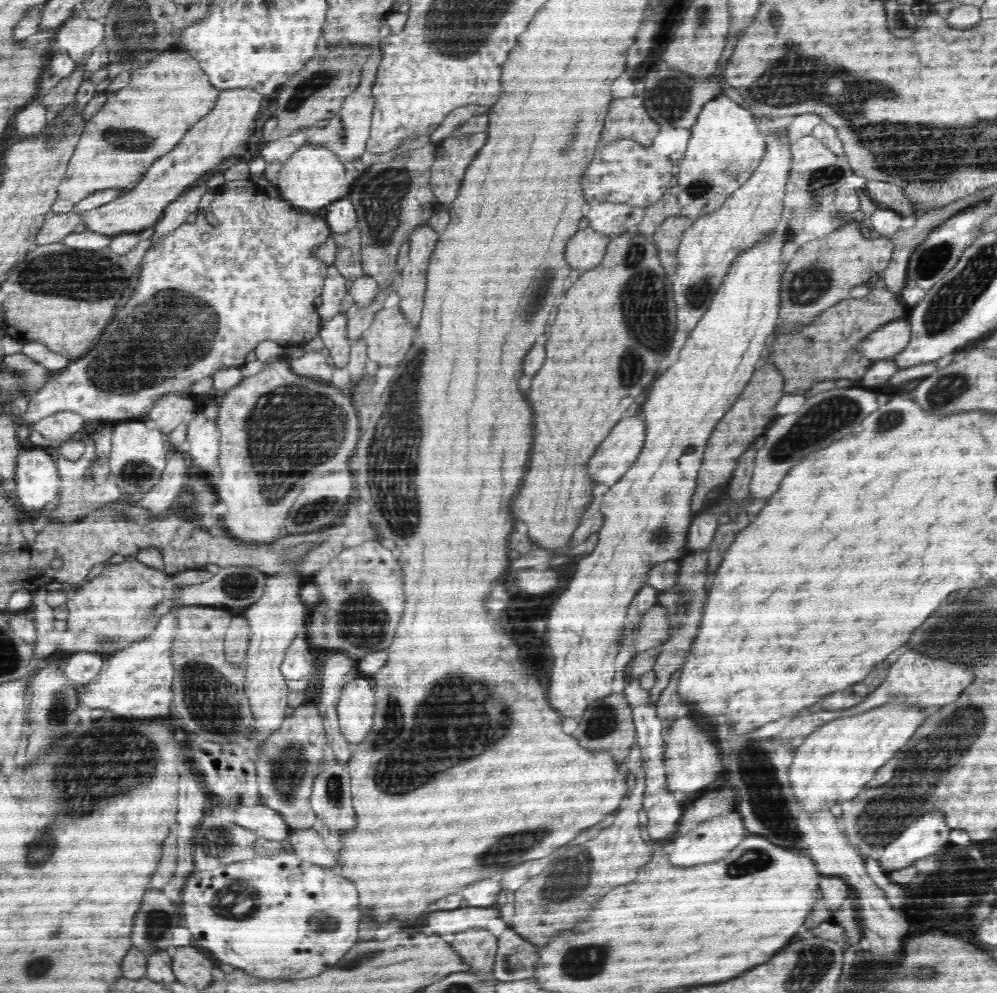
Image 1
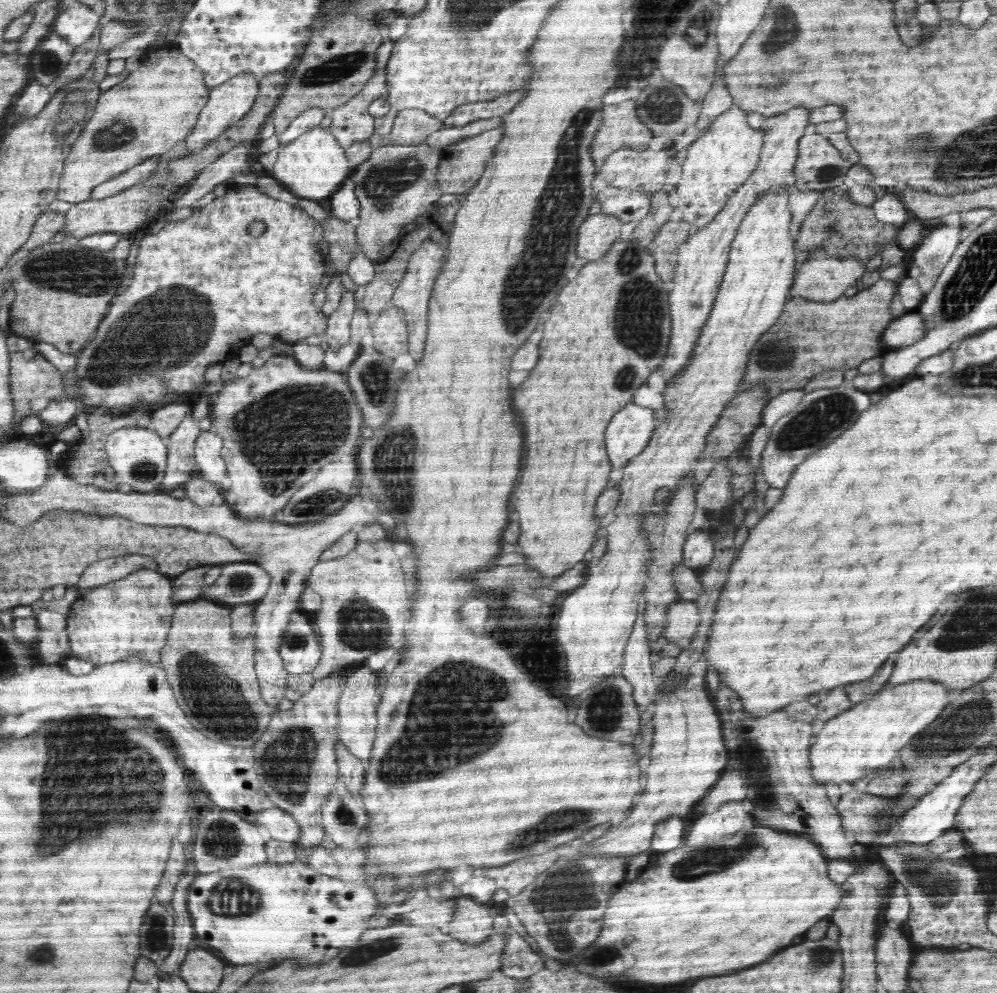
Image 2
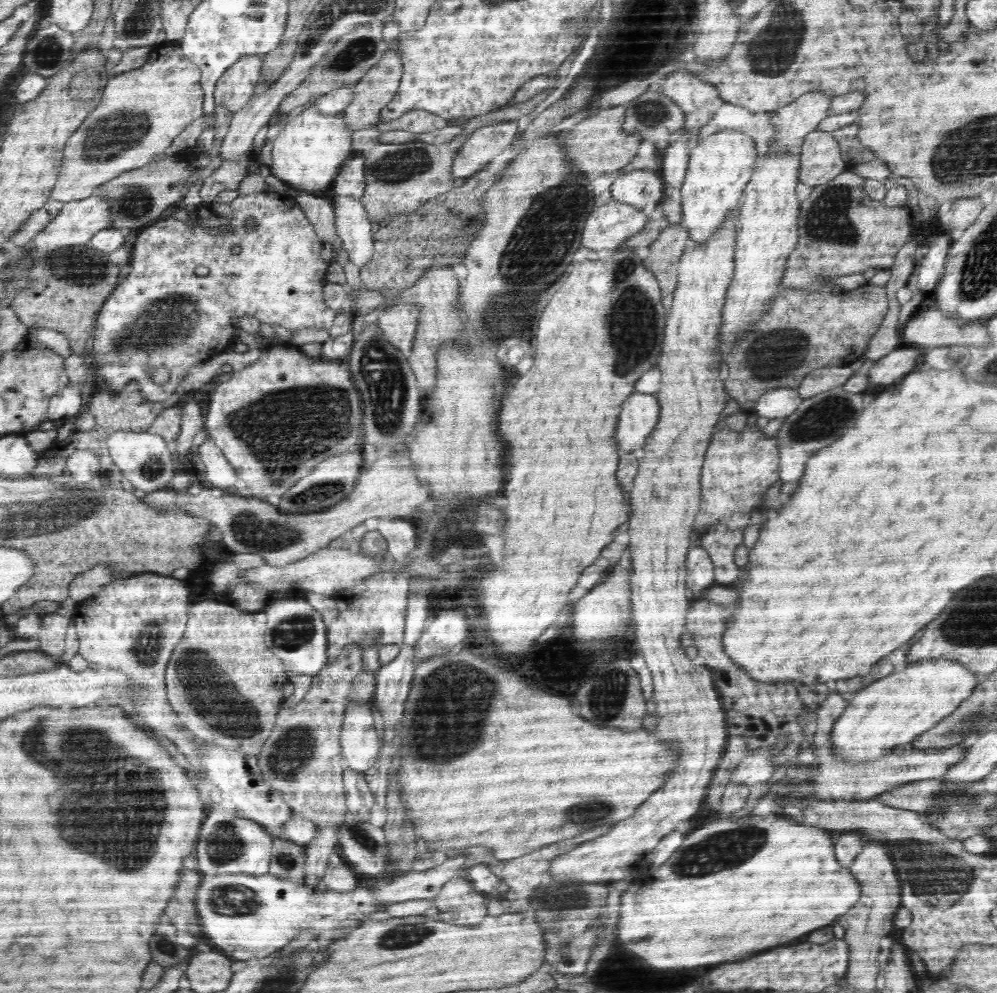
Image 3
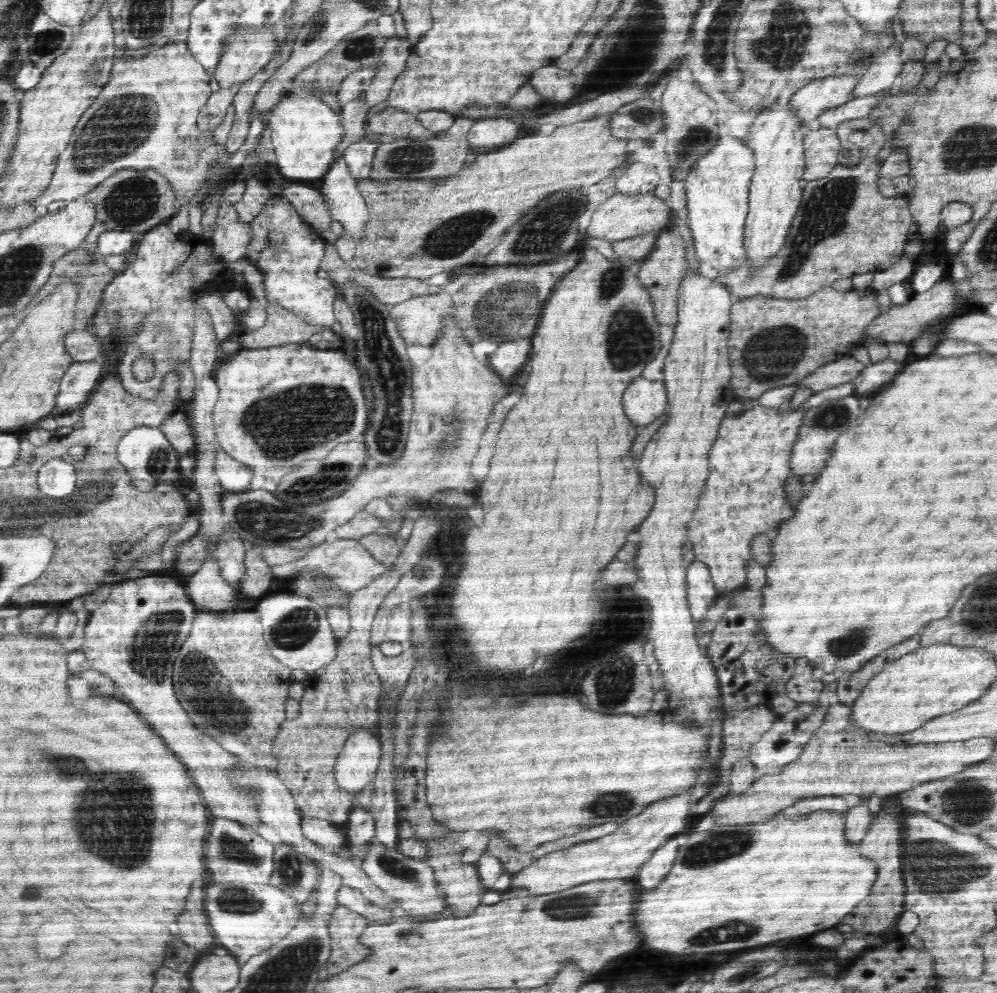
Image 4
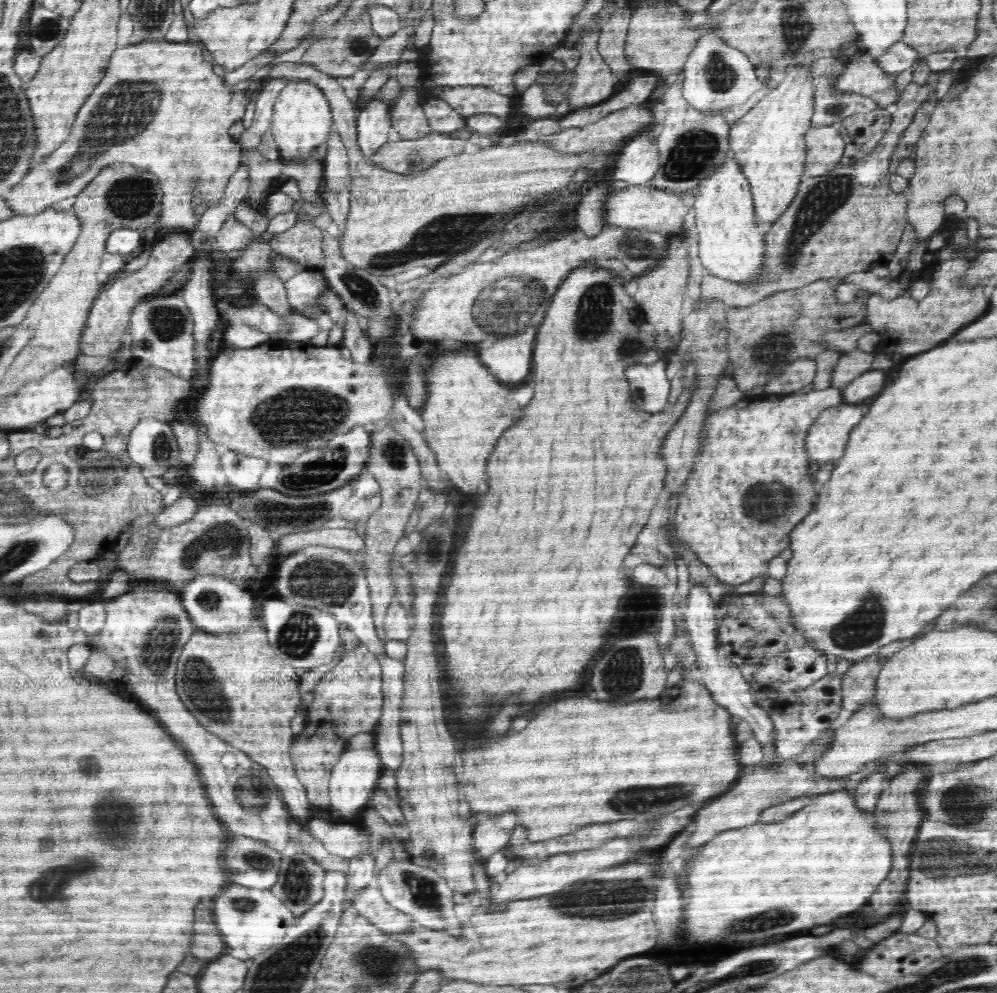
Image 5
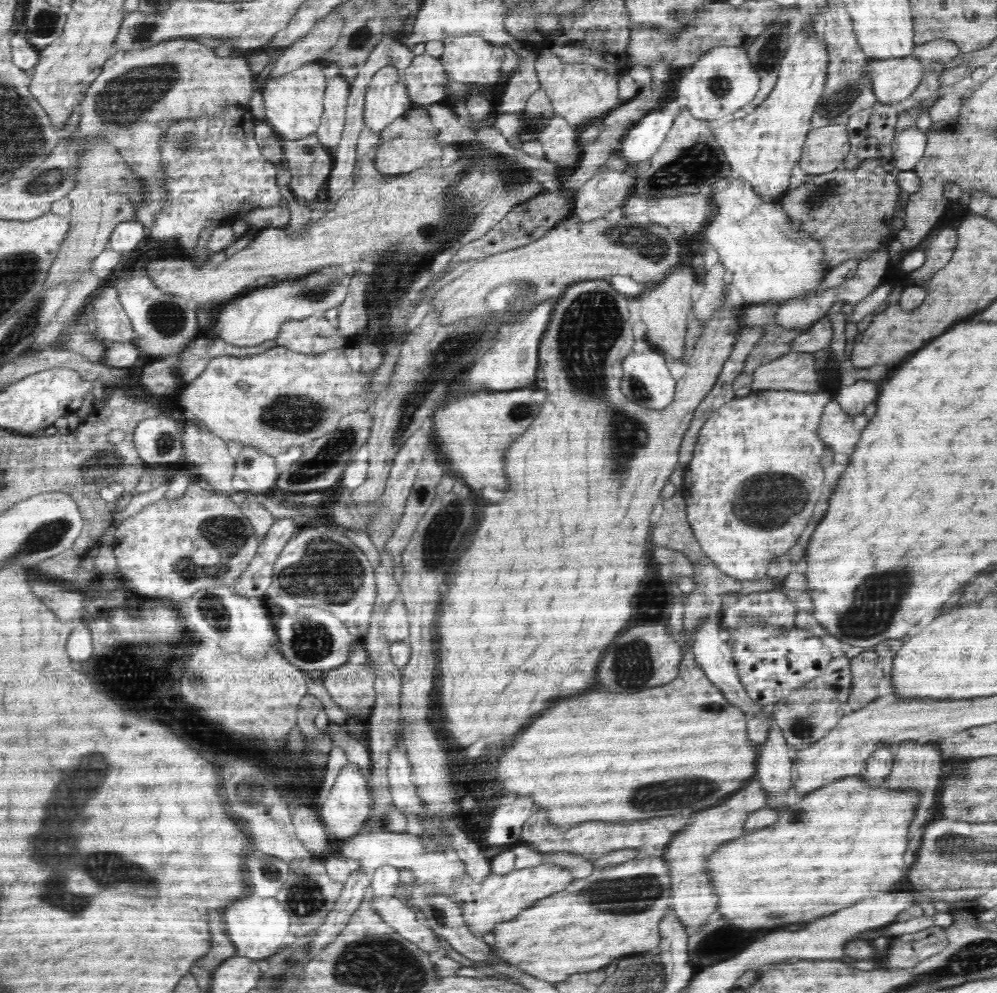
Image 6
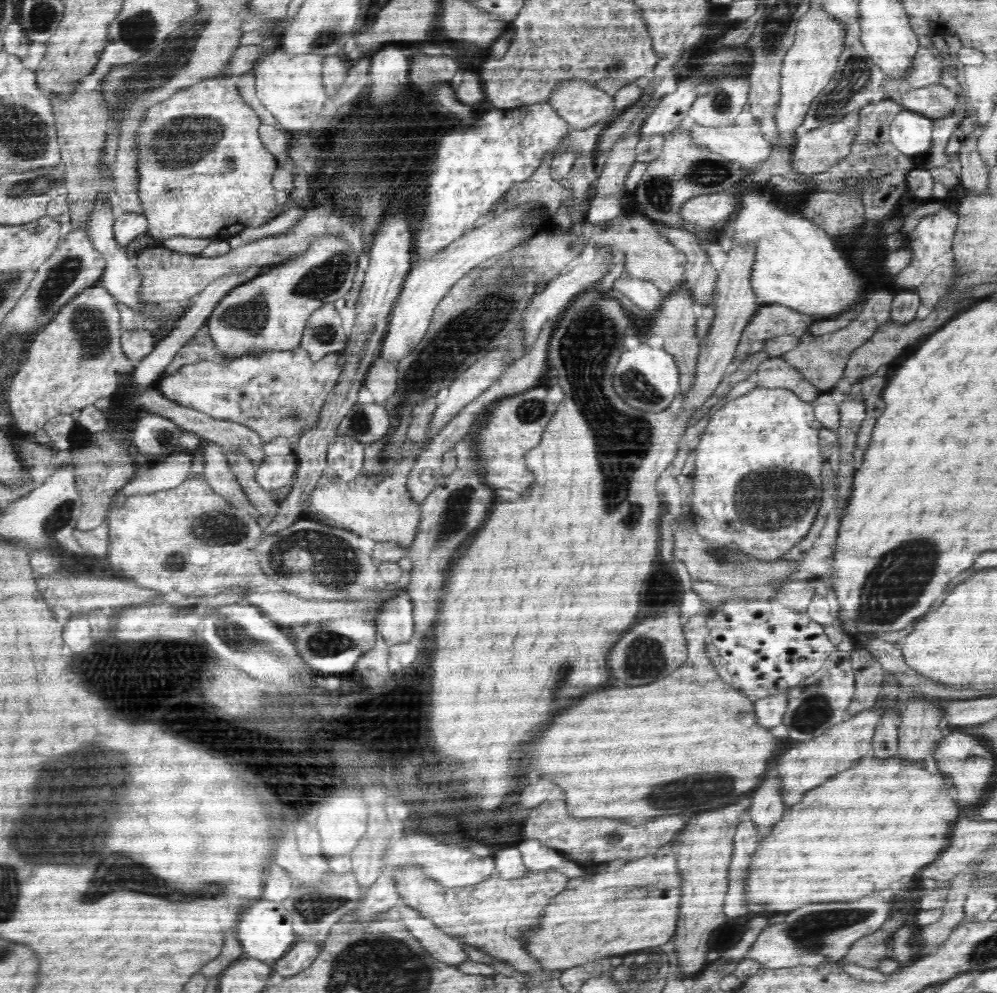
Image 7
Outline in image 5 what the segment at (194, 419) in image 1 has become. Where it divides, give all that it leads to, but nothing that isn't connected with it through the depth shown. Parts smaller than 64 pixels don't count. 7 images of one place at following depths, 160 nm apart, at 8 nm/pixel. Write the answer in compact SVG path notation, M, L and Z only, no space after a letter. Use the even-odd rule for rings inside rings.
M232 450L222 454L220 461L224 480L223 486L232 484L232 486L242 488L242 490L254 490L258 486L260 474L266 466L266 462L262 462L260 458Z

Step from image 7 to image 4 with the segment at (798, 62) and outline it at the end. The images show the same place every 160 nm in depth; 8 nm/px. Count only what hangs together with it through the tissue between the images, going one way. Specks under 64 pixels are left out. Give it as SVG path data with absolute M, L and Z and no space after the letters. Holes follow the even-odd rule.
M782 106L774 110L768 108L758 116L758 120L752 124L750 138L746 140L746 144L754 150L756 170L750 186L750 208L744 230L744 248L748 264L758 270L784 248L794 214L802 202L802 190L798 188L798 182L802 180L805 171L804 144L798 120L788 108Z

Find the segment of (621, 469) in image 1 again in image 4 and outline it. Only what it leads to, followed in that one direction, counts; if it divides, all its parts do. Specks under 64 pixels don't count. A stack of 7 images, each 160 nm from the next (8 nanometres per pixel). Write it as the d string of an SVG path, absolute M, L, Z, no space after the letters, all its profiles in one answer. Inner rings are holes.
M657 377L638 378L624 394L622 404L628 420L640 430L646 428L668 408L665 384Z

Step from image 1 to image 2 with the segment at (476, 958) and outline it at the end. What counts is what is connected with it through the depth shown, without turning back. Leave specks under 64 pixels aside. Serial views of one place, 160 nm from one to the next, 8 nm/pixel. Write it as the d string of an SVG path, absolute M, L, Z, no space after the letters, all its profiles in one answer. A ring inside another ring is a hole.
M466 900L466 910L458 910L454 920L446 926L448 934L452 934L452 938L466 942L466 944L484 944L486 938L490 936L490 928L492 928L492 916L490 912L474 900Z

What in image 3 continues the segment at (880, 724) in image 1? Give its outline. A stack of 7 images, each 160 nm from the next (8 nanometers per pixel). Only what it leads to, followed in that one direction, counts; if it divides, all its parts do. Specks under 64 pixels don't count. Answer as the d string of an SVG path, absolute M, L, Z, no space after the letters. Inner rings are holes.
M932 660L892 672L868 688L858 690L831 730L832 752L844 762L878 760L894 746L912 742L932 726L946 718L970 696L980 680L978 674L959 662Z

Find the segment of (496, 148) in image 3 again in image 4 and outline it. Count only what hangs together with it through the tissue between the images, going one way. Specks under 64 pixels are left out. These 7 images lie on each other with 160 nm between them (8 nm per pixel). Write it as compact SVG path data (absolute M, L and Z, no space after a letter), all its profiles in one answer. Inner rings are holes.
M508 118L480 120L468 132L468 144L476 154L484 154L494 146L502 146L516 140L520 136L520 128L522 126Z

